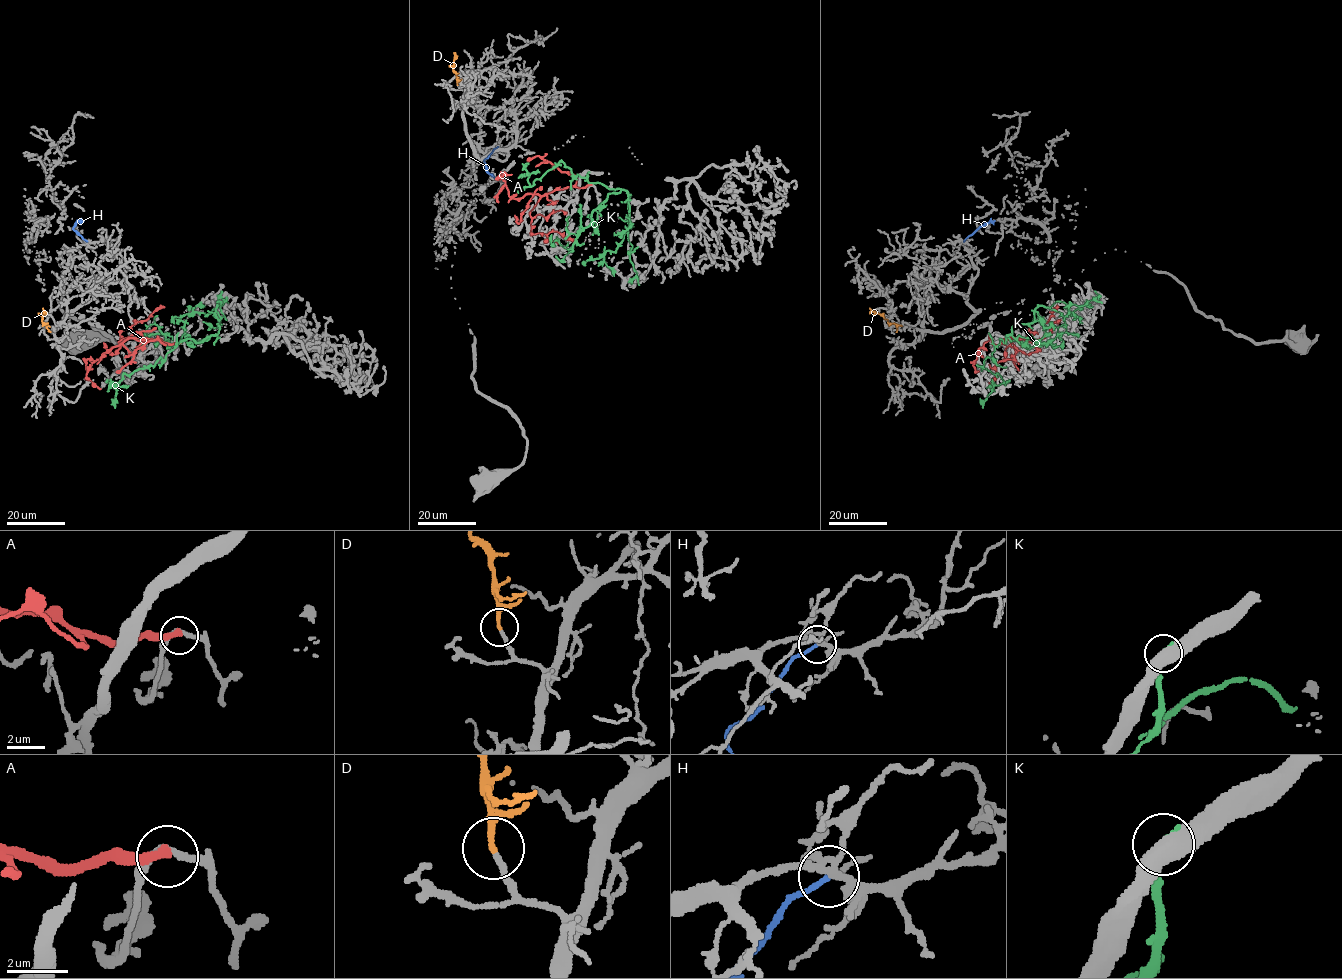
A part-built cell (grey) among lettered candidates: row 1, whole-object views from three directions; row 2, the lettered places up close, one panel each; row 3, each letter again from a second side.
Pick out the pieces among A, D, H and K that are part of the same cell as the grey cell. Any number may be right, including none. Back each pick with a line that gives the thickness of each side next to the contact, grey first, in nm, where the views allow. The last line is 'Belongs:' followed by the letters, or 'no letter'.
D: 200 nm thick on the grey side, 200 nm on the other
Belongs: D

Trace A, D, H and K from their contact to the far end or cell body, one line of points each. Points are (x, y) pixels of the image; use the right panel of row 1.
A: (1001, 343), (1008, 338), (1021, 338), (1029, 342), (1044, 338), (1051, 330), (1048, 320), (1057, 306)
D: (901, 325), (889, 324), (869, 308)
H: (963, 241), (977, 229), (995, 220)
K: (990, 334), (995, 346), (1006, 337), (1047, 343), (1066, 325), (1057, 328), (1062, 345), (1052, 343)

